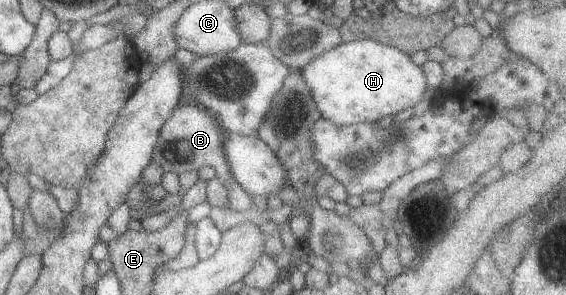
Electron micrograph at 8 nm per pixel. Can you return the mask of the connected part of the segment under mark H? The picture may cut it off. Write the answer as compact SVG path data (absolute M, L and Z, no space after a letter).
M372 39L340 42L310 59L298 71L319 118L335 125L376 123L385 116L412 108L426 86L421 67L416 66L409 55Z

